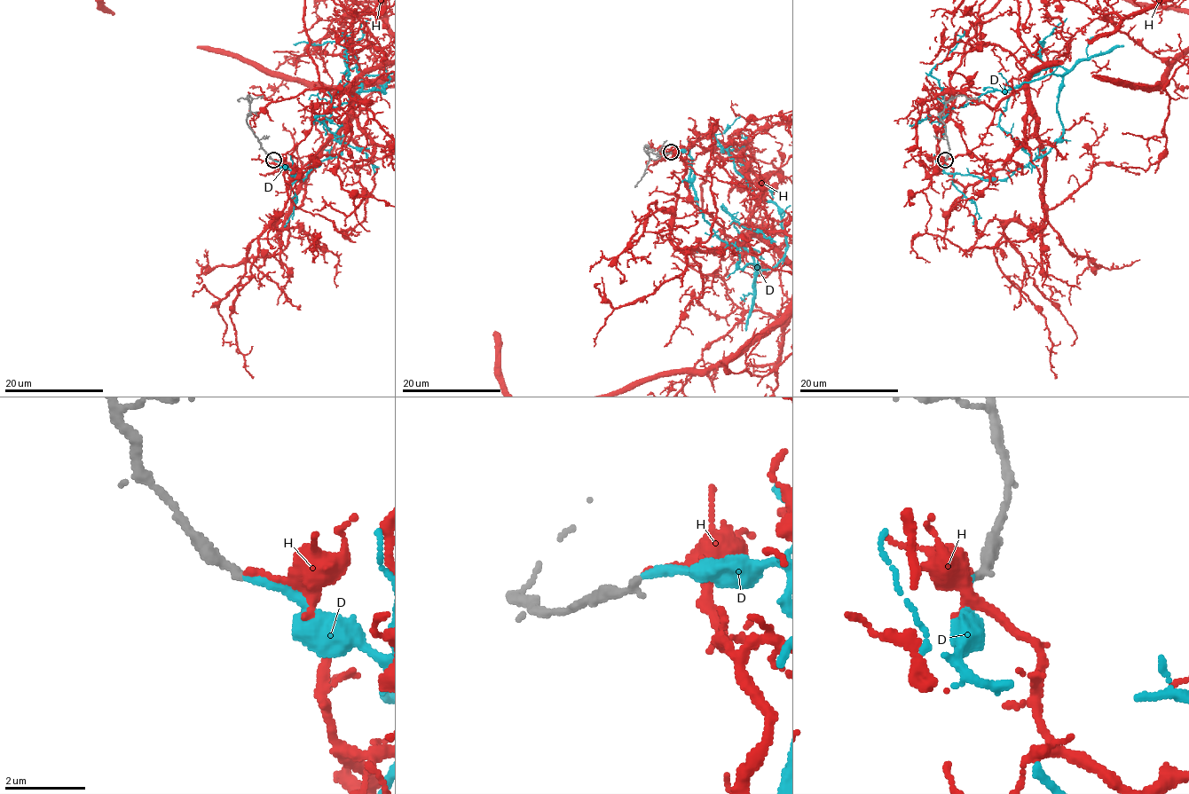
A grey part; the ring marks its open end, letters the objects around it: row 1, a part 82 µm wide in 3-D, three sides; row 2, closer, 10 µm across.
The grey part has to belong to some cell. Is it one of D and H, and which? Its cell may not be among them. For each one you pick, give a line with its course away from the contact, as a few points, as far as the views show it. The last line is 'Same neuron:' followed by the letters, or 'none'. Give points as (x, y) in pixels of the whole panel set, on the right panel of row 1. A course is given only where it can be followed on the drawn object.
D: course (944, 161), (952, 173), (1003, 180), (1063, 133), (1063, 75), (947, 107), (931, 70), (964, 30)
Same neuron: D

